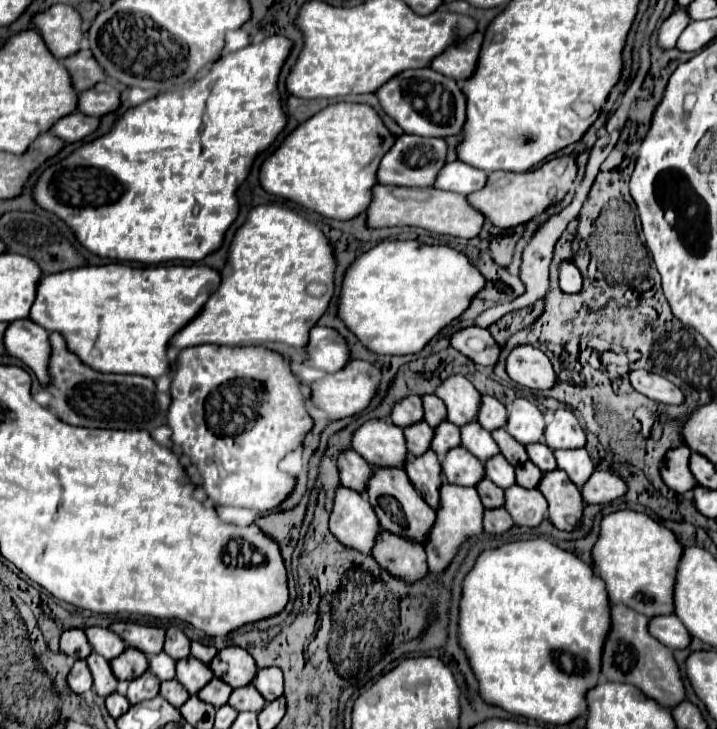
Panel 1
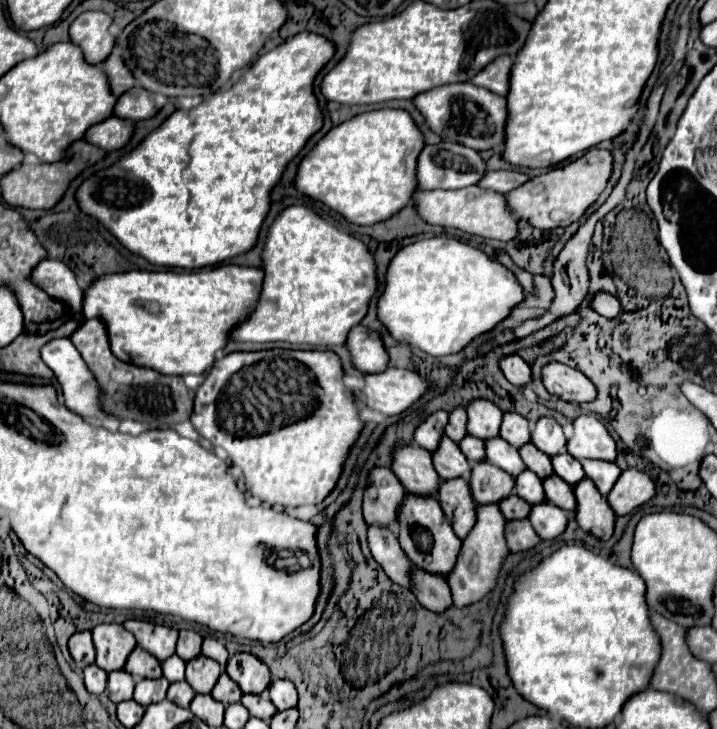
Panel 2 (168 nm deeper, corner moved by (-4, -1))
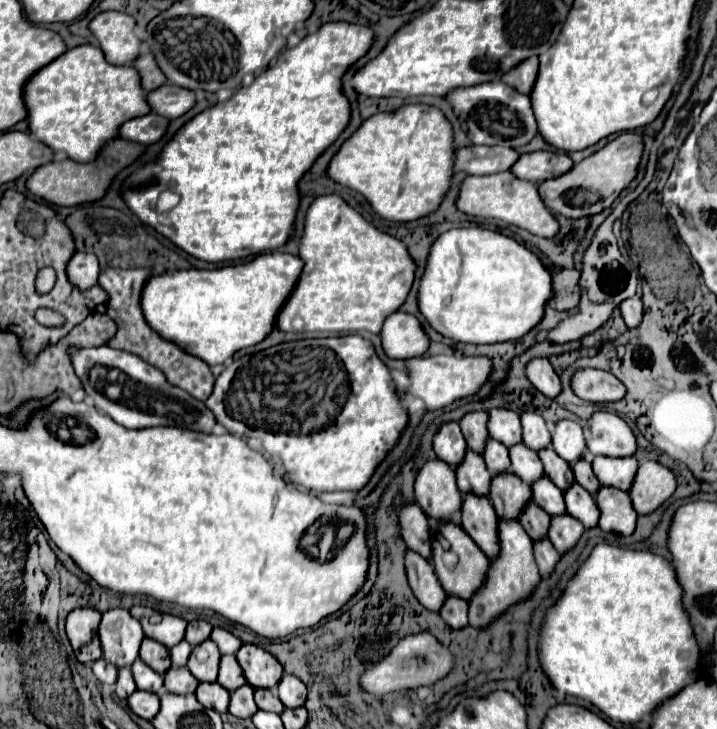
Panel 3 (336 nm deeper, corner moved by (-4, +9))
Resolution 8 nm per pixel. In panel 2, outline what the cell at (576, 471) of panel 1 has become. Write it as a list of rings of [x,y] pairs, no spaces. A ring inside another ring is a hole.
[[[580,459],[582,469],[586,477],[590,477],[596,485],[596,489],[602,495],[608,495],[612,489],[612,483],[616,483],[616,475],[620,475],[620,469],[610,461],[596,461],[596,459]]]

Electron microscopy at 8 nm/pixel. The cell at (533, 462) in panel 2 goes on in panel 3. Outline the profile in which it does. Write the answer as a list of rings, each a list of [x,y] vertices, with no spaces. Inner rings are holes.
[[[550,447],[550,449],[544,449],[544,451],[540,451],[538,453],[540,455],[540,461],[544,463],[544,469],[546,469],[546,475],[550,477],[550,481],[558,487],[558,489],[562,489],[562,491],[566,491],[568,487],[572,487],[574,485],[574,473],[572,473],[572,467],[562,459],[562,457],[558,457],[556,455],[556,451]]]

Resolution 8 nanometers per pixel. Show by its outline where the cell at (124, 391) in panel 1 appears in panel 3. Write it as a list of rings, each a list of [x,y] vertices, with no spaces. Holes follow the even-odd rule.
[[[148,267],[148,269],[104,269],[100,273],[98,283],[110,295],[108,315],[118,323],[118,333],[110,341],[110,347],[128,349],[130,353],[136,353],[136,355],[148,359],[148,363],[160,365],[160,369],[164,369],[168,381],[172,381],[174,385],[180,385],[182,389],[192,393],[192,397],[196,397],[200,401],[206,401],[210,397],[212,389],[214,389],[214,375],[212,375],[210,367],[200,357],[194,357],[194,355],[186,353],[182,347],[178,347],[176,343],[166,341],[144,319],[144,313],[142,313],[142,307],[140,307],[140,295],[142,295],[142,289],[144,289],[146,281],[154,273],[156,273],[156,269],[152,269],[152,267]]]

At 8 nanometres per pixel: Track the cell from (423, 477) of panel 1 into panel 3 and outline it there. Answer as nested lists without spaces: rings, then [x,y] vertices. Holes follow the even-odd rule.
[[[464,497],[462,529],[490,559],[496,559],[500,553],[498,523],[500,519],[486,497]]]

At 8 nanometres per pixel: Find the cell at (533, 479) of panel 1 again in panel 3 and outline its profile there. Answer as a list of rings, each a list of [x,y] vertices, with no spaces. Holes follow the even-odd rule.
[[[576,483],[572,485],[572,489],[568,489],[568,493],[564,493],[564,499],[566,499],[568,513],[576,517],[586,529],[592,529],[598,525],[600,509],[596,507],[596,499],[586,489],[582,489]]]

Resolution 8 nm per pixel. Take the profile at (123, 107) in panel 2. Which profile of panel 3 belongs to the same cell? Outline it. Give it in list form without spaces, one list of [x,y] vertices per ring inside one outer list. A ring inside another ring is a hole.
[[[164,85],[152,93],[148,93],[148,103],[154,113],[166,119],[178,119],[188,113],[196,105],[196,95],[190,89]]]

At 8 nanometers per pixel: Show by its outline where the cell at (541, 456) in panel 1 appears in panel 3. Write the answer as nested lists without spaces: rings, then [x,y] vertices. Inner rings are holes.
[[[578,461],[576,465],[572,465],[572,471],[574,471],[574,477],[576,477],[576,483],[580,483],[588,493],[598,493],[596,489],[602,487],[602,483],[594,477],[592,473],[592,467],[588,461]]]

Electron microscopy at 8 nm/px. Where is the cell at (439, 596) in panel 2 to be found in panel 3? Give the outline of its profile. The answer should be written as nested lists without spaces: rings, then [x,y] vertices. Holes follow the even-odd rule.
[[[448,597],[440,609],[440,615],[452,629],[468,627],[468,603],[464,599]]]

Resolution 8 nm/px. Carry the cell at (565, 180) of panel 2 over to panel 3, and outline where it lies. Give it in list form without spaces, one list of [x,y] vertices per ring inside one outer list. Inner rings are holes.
[[[622,133],[614,141],[610,141],[604,149],[596,151],[594,155],[586,157],[584,161],[576,163],[568,175],[548,179],[540,183],[540,195],[544,203],[556,213],[566,217],[592,217],[608,209],[620,193],[634,181],[638,173],[638,165],[644,151],[644,139],[640,133]]]

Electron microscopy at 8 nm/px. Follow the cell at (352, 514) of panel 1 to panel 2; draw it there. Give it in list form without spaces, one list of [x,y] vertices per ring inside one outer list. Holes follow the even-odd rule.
[[[368,525],[366,543],[368,543],[368,549],[370,549],[374,561],[384,569],[384,573],[394,583],[398,583],[402,587],[410,587],[408,571],[412,569],[412,561],[408,561],[408,557],[400,549],[394,531],[388,527]]]

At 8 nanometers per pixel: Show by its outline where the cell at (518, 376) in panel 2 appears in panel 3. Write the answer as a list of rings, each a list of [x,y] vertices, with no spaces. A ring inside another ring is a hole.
[[[532,359],[526,367],[528,379],[532,381],[532,385],[546,397],[554,399],[556,395],[562,393],[562,383],[560,377],[556,375],[556,371],[552,369],[548,359]]]

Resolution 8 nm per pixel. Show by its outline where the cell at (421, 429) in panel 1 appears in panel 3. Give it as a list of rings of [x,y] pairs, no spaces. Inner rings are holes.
[[[468,449],[468,461],[464,461],[464,465],[460,465],[460,469],[456,469],[456,477],[458,477],[460,491],[464,495],[468,495],[468,493],[478,495],[478,497],[490,495],[492,473],[488,471],[488,467],[484,465],[484,459],[478,453],[472,453]]]

